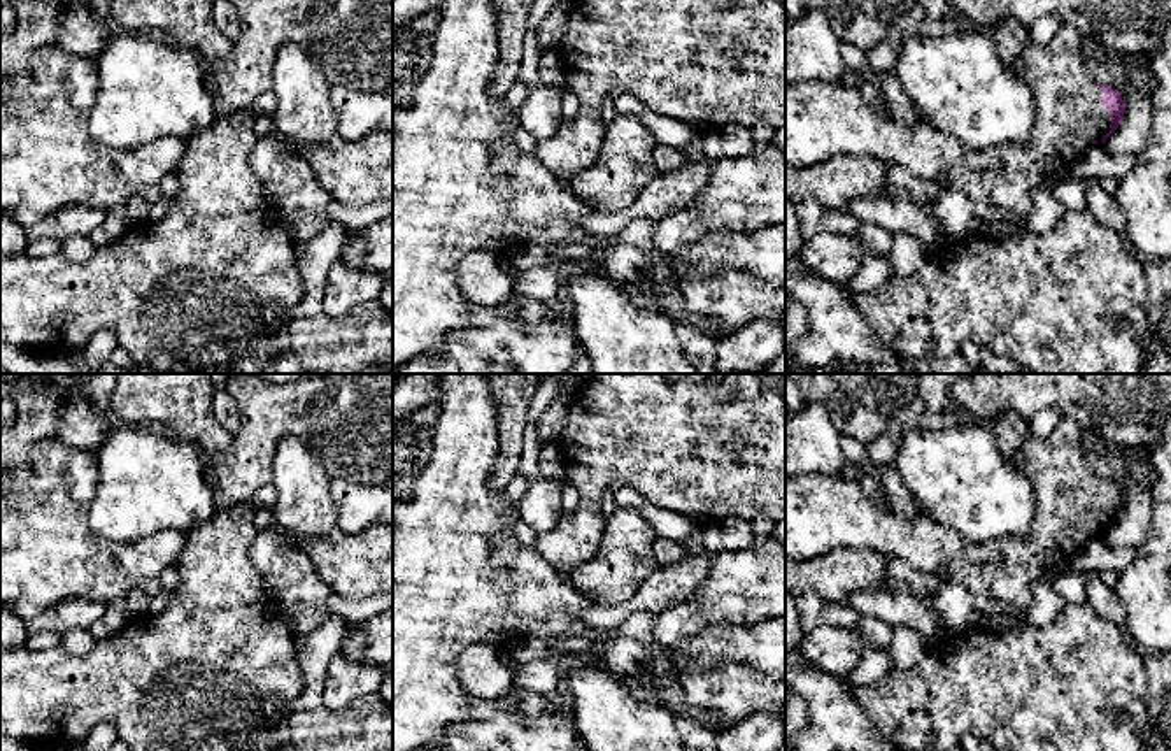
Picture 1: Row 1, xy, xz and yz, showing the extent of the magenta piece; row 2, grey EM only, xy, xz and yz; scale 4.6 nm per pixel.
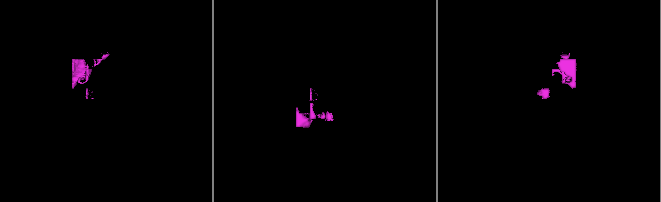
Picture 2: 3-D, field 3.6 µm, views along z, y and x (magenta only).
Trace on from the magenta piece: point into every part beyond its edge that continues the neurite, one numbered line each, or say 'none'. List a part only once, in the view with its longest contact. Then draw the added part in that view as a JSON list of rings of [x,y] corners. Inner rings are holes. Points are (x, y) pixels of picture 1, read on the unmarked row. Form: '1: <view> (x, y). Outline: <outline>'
1: yz (823, 513). Outline: [[[1061,418],[1043,439],[1031,435],[1022,453],[1008,458],[1008,463],[1020,470],[1034,490],[1034,523],[1024,539],[1004,535],[968,542],[955,530],[922,514],[913,519],[898,514],[866,495],[857,477],[808,474],[785,481],[785,558],[806,561],[836,547],[852,547],[898,556],[922,572],[936,572],[943,565],[952,581],[969,593],[1026,609],[1036,579],[1054,572],[1094,533],[1103,533],[1110,525],[1110,505],[1103,500],[1103,483],[1087,460],[1083,430],[1071,418]]]

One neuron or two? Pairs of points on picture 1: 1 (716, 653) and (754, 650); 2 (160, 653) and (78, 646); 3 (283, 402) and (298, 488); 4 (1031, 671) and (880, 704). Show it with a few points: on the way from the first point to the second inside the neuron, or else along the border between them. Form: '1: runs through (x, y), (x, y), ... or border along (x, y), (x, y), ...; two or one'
1: runs through (724, 650), (745, 650); one
2: border along (97, 641), (85, 655), (72, 655), (62, 644); two
3: border along (321, 464), (297, 437), (283, 437), (270, 471); two
4: runs through (994, 685), (963, 685), (935, 704), (917, 704); one

